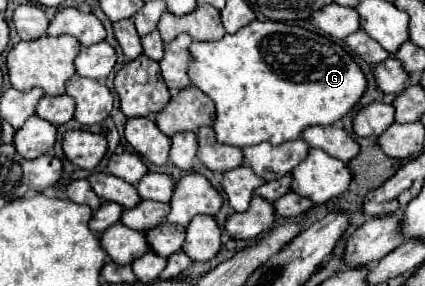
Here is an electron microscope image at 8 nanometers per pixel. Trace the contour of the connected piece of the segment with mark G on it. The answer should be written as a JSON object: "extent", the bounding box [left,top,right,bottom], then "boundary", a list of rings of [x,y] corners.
{"extent":[189,21,367,147],"boundary":[[[253,21],[237,31],[237,35],[225,35],[219,41],[193,41],[189,51],[193,55],[189,67],[191,83],[207,93],[217,107],[213,125],[217,141],[233,147],[249,147],[263,141],[281,145],[297,139],[301,131],[311,125],[333,125],[359,103],[367,89],[361,67],[341,43],[281,21]]]}

